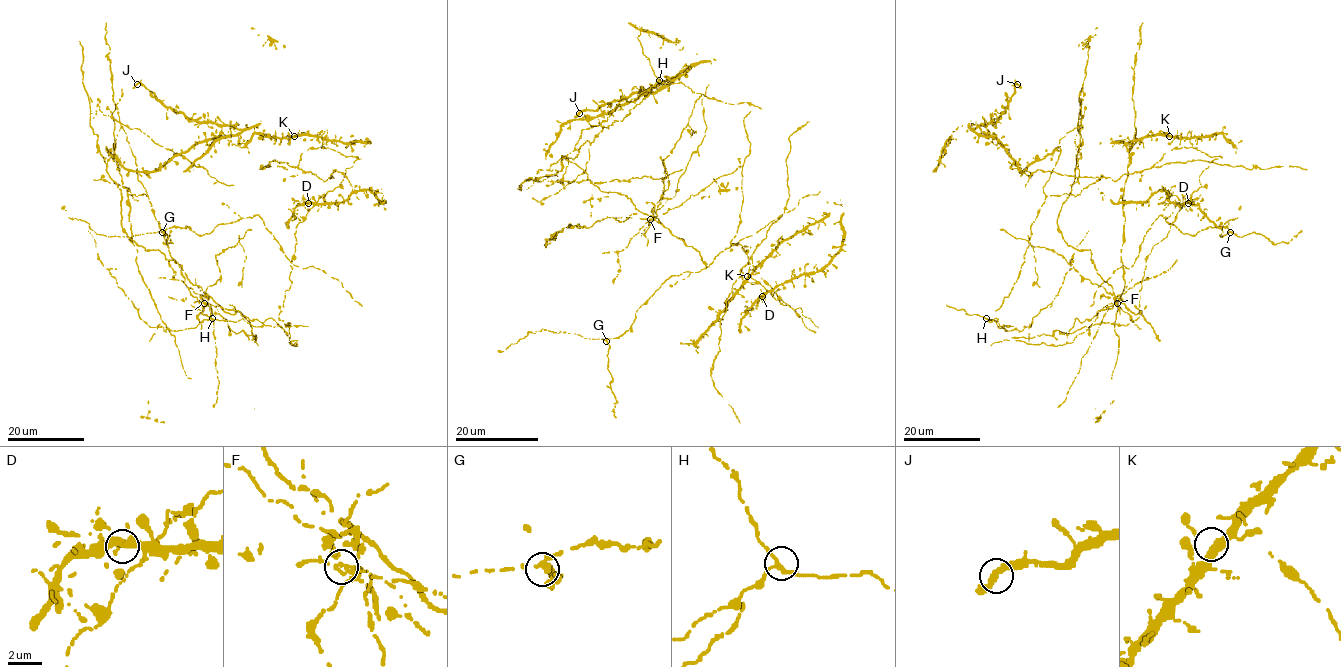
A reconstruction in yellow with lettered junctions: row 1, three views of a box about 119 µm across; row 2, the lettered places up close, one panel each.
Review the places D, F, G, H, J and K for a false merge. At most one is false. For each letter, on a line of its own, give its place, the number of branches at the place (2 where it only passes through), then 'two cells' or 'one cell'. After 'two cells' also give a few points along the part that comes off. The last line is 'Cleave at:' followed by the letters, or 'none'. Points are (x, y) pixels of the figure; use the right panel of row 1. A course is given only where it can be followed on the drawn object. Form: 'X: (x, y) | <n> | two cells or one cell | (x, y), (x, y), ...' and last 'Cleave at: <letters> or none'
D: (1188, 203) | 3 | one cell
F: (1117, 303) | 3 | two cells | (1116, 303), (1090, 250), (1058, 227), (1081, 109), (995, 310)
G: (1230, 232) | 3 | one cell
H: (986, 318) | 3 | one cell
J: (1017, 84) | 3 | one cell
K: (1169, 136) | 3 | one cell
Cleave at: F

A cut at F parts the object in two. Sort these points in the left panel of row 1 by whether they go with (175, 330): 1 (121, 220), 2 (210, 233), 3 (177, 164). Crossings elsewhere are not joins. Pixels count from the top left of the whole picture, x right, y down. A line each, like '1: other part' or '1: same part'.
1: other part
2: same part
3: same part

